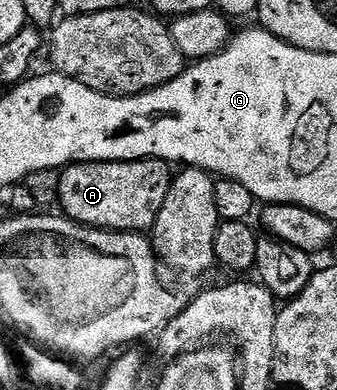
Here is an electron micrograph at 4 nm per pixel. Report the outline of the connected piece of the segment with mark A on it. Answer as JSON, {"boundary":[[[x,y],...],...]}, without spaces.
{"boundary":[[[147,157],[141,161],[90,161],[67,166],[60,174],[60,199],[58,202],[63,216],[79,225],[89,225],[92,229],[109,229],[111,233],[143,233],[147,234],[158,219],[158,211],[162,211],[162,203],[166,203],[166,191],[170,191],[170,183],[174,169],[169,162]]]}

